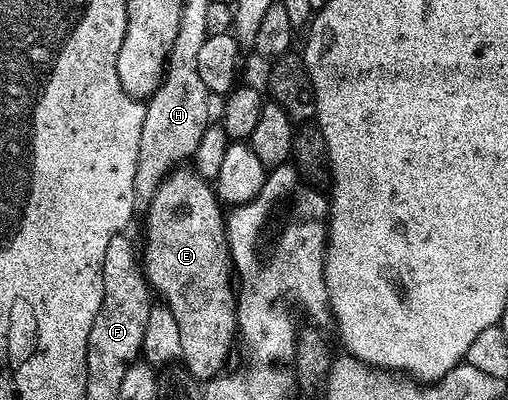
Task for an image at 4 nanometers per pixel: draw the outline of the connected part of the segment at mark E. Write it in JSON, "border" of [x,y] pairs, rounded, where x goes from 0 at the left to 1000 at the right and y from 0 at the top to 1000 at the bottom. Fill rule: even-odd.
{"border":[[[352,418],[313,465],[309,508],[291,523],[297,525],[289,533],[289,618],[278,628],[280,640],[285,638],[278,663],[291,715],[307,735],[321,738],[319,750],[333,778],[341,778],[341,798],[348,798],[356,828],[358,910],[386,953],[406,958],[441,930],[439,910],[455,883],[455,860],[467,853],[467,733],[459,720],[455,610],[447,603],[441,515],[406,445],[394,443],[382,420]]]}

